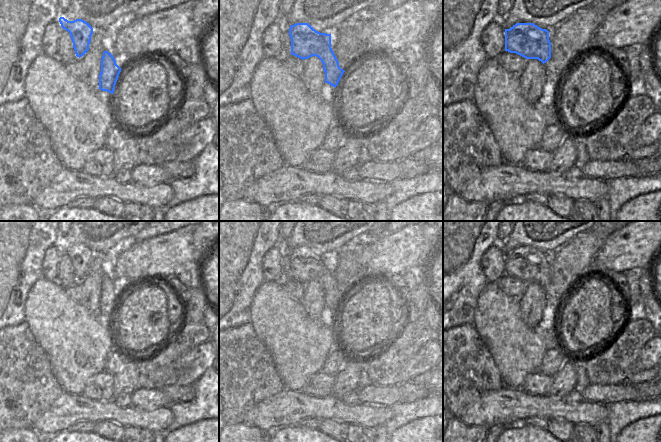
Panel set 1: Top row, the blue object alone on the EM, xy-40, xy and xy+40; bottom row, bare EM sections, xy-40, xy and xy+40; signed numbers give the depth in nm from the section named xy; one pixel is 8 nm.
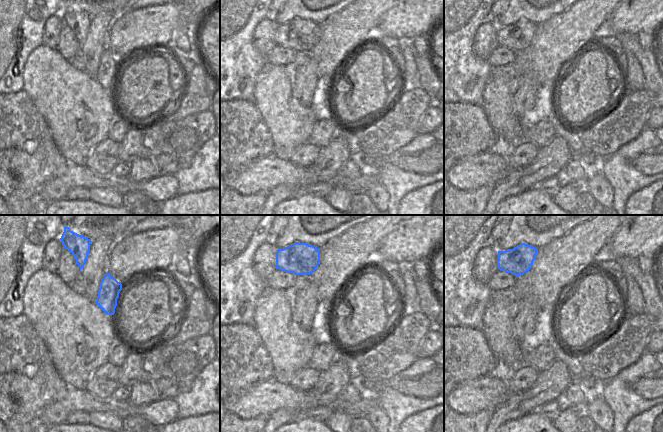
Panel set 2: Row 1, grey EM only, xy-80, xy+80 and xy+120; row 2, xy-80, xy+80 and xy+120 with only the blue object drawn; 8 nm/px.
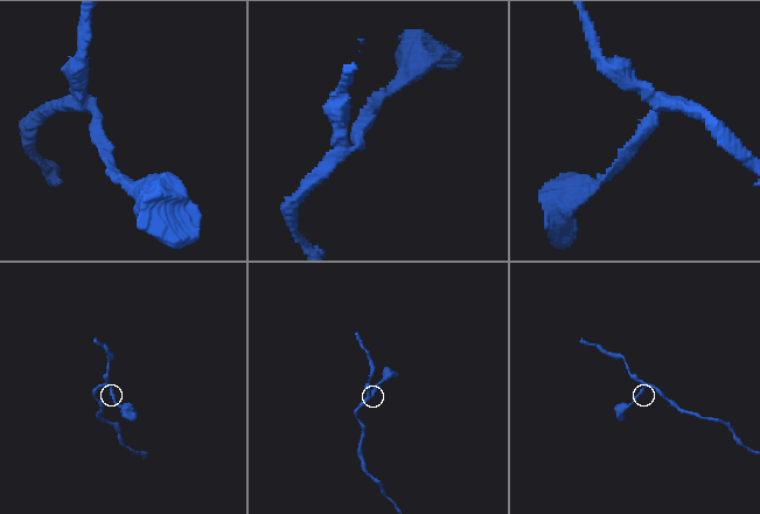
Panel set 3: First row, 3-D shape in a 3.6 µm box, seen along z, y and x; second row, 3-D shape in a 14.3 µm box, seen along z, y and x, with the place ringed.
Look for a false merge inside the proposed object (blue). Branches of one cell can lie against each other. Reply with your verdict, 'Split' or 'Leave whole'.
Leave whole

